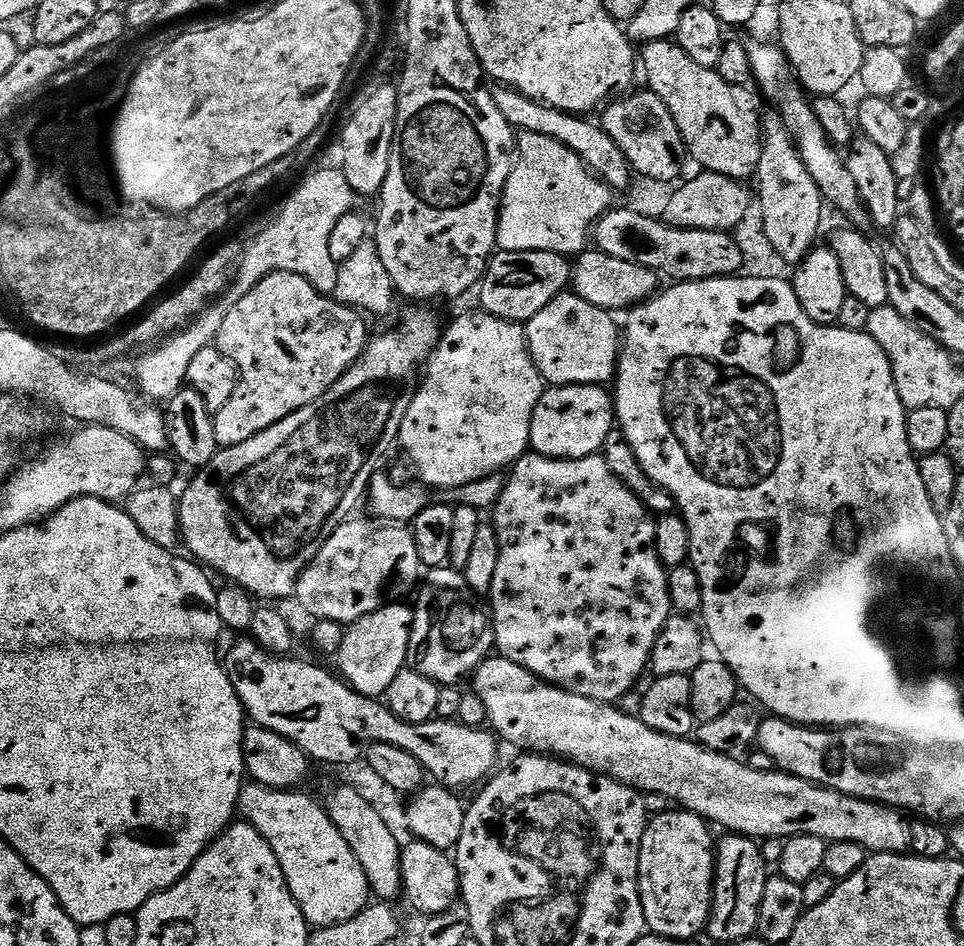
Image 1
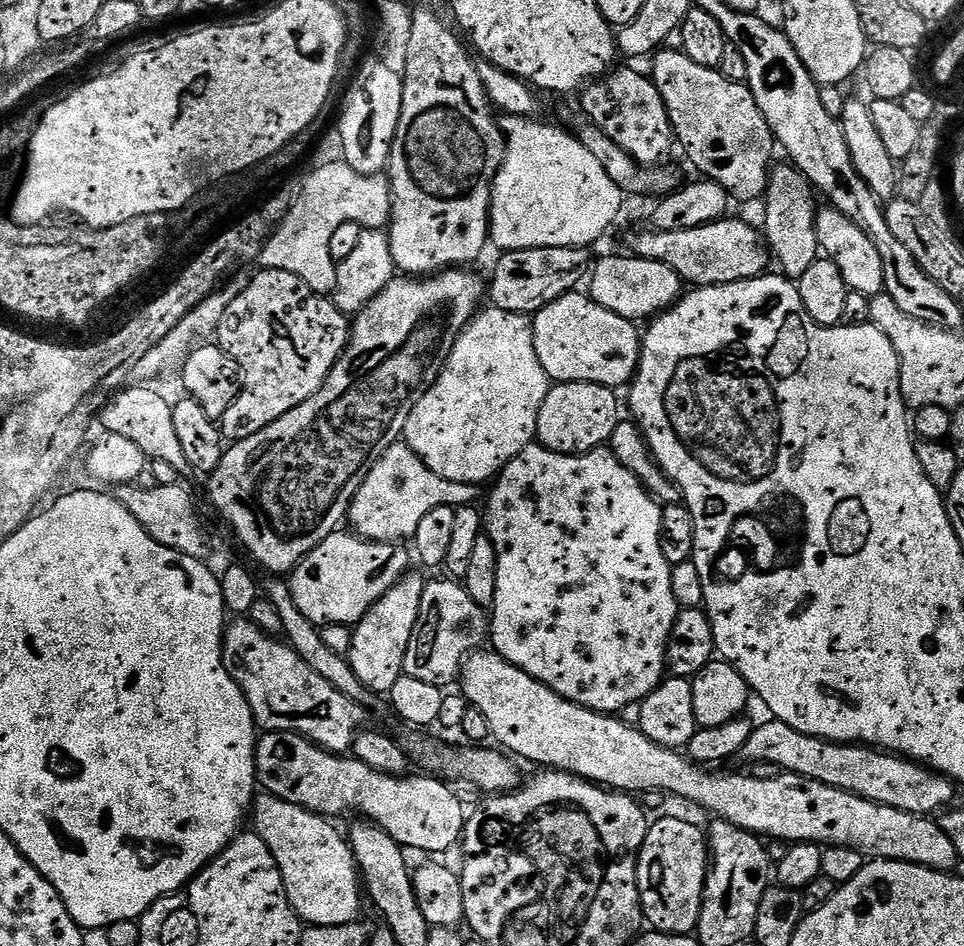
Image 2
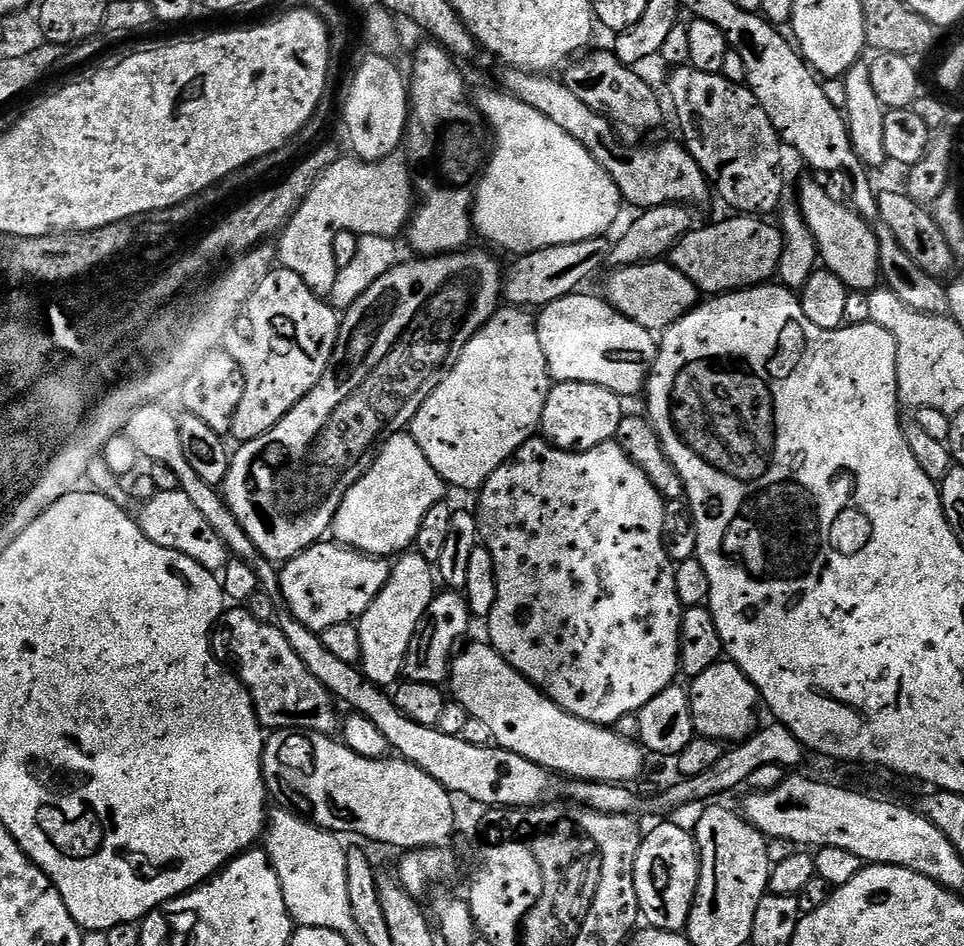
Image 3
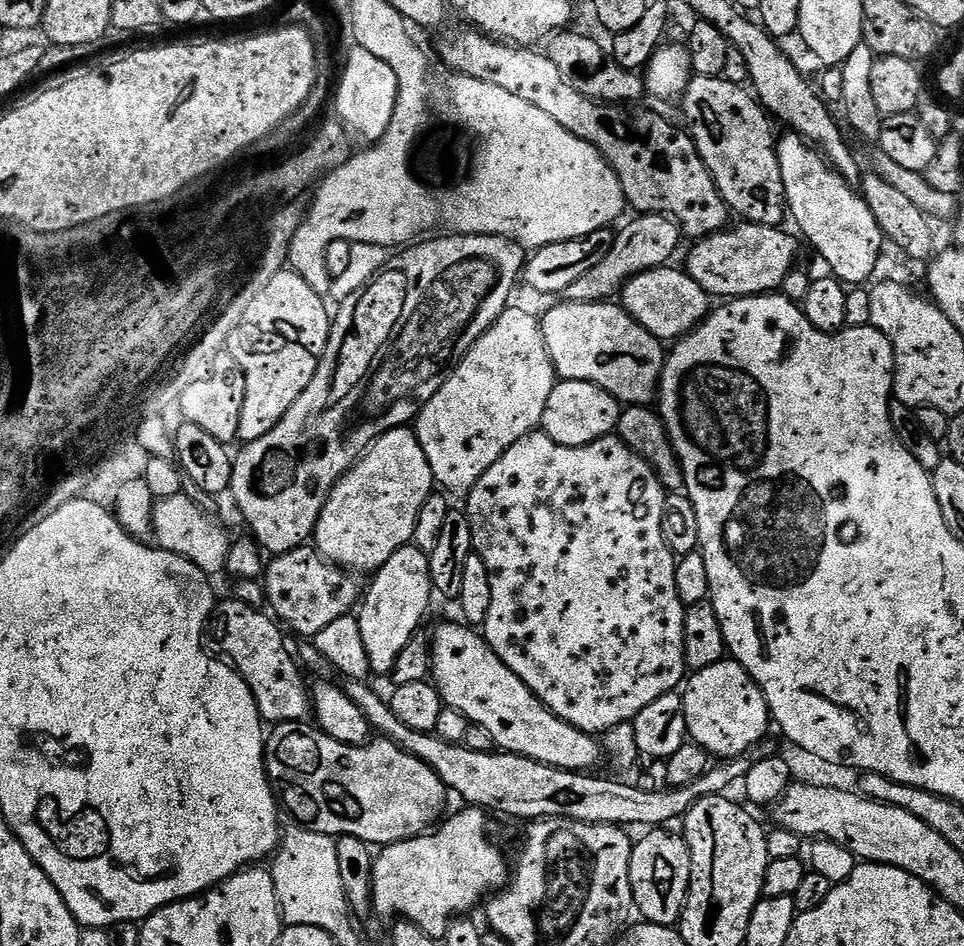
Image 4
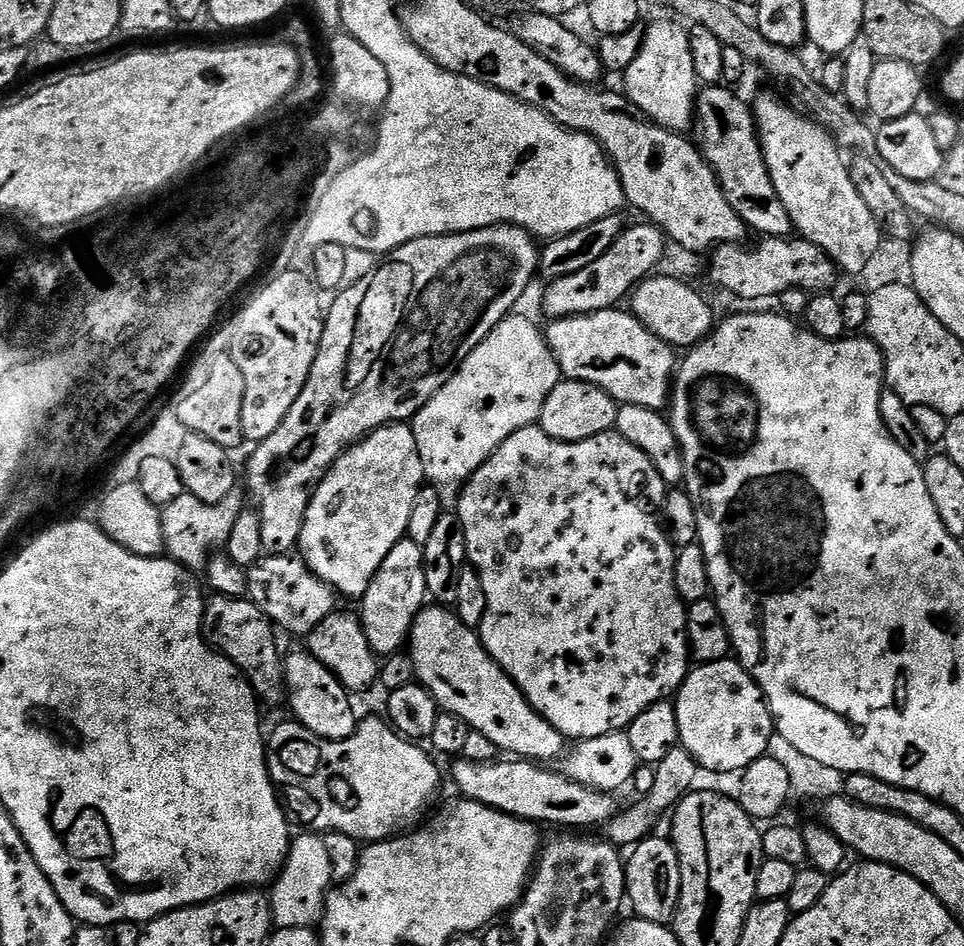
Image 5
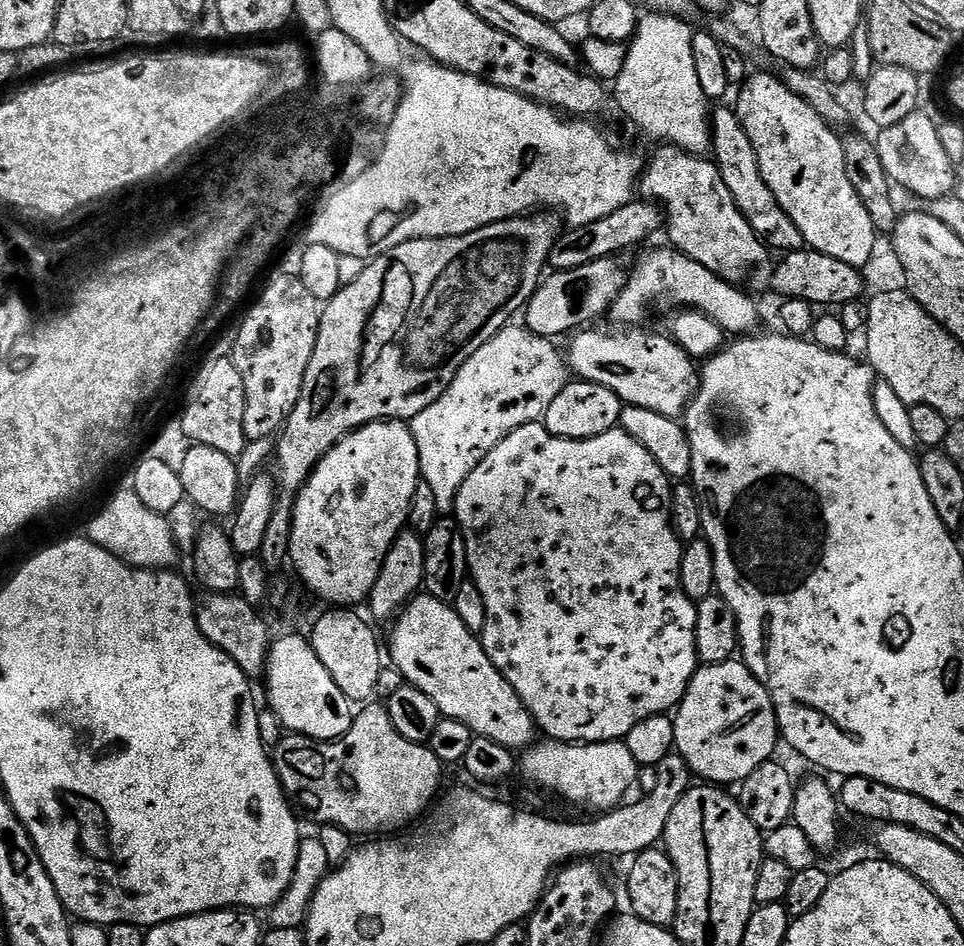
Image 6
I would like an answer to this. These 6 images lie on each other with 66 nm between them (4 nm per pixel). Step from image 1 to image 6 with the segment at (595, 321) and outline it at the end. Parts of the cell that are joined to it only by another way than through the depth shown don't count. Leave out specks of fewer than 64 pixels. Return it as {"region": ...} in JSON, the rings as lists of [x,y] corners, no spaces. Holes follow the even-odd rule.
{"region":[[[624,326],[616,330],[620,332],[577,331],[568,352],[566,348],[567,363],[579,379],[614,390],[621,405],[642,406],[642,410],[654,410],[666,418],[683,417],[698,387],[697,361],[671,335],[659,336],[646,329]]]}

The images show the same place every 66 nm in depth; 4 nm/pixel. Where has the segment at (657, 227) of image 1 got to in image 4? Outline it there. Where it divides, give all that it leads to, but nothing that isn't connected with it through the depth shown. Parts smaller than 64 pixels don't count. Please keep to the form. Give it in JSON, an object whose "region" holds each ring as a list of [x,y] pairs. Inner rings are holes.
{"region":[[[743,221],[695,241],[688,256],[687,273],[710,298],[729,300],[779,291],[797,264],[801,241],[781,227]],[[800,243],[800,244],[799,244]],[[718,298],[718,299],[717,299]]]}

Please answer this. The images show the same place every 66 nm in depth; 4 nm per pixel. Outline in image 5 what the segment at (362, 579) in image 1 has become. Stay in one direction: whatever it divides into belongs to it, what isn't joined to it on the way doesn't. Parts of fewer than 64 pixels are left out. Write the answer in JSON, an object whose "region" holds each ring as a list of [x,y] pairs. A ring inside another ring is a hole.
{"region":[[[265,554],[248,569],[247,599],[262,609],[277,629],[289,632],[292,636],[307,638],[314,626],[322,622],[331,612],[337,611],[338,593],[326,582],[318,579],[304,565],[304,561],[292,554],[273,556]]]}

